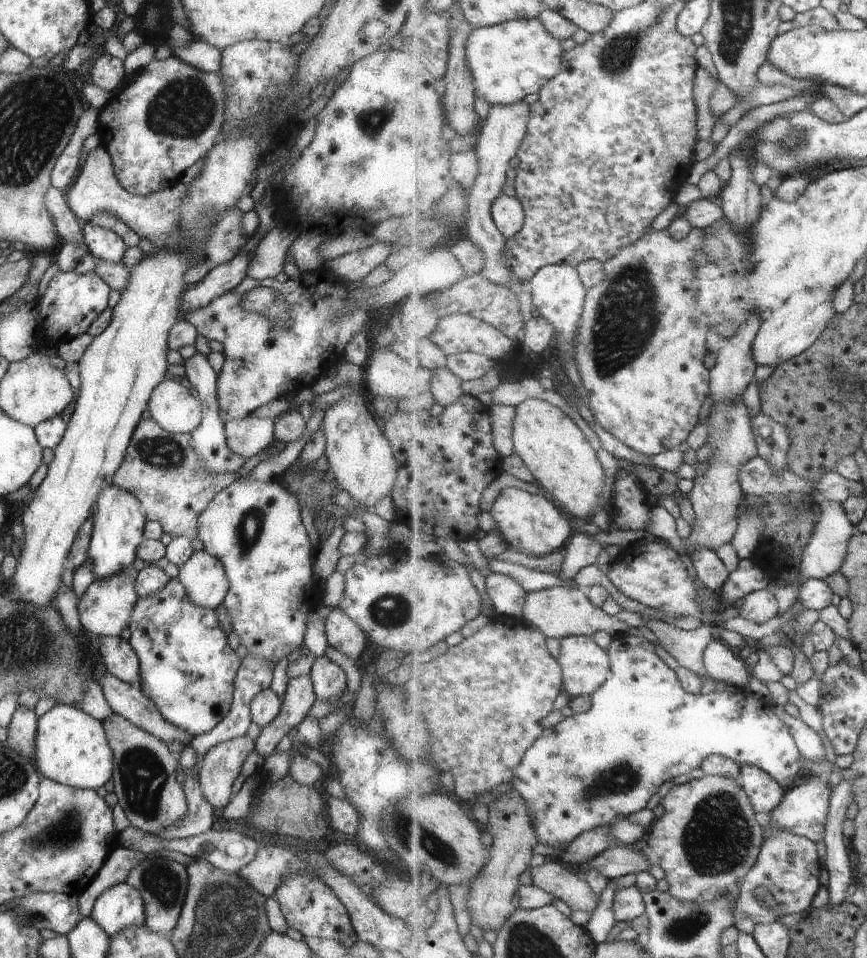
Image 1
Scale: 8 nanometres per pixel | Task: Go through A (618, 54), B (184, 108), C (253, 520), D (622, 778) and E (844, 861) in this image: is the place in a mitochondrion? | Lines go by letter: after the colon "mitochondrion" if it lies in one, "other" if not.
A: mitochondrion
B: mitochondrion
C: mitochondrion
D: mitochondrion
E: other

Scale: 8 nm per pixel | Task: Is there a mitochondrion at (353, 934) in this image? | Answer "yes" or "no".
no

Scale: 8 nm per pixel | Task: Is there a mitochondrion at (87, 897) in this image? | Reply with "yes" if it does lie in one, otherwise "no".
no

